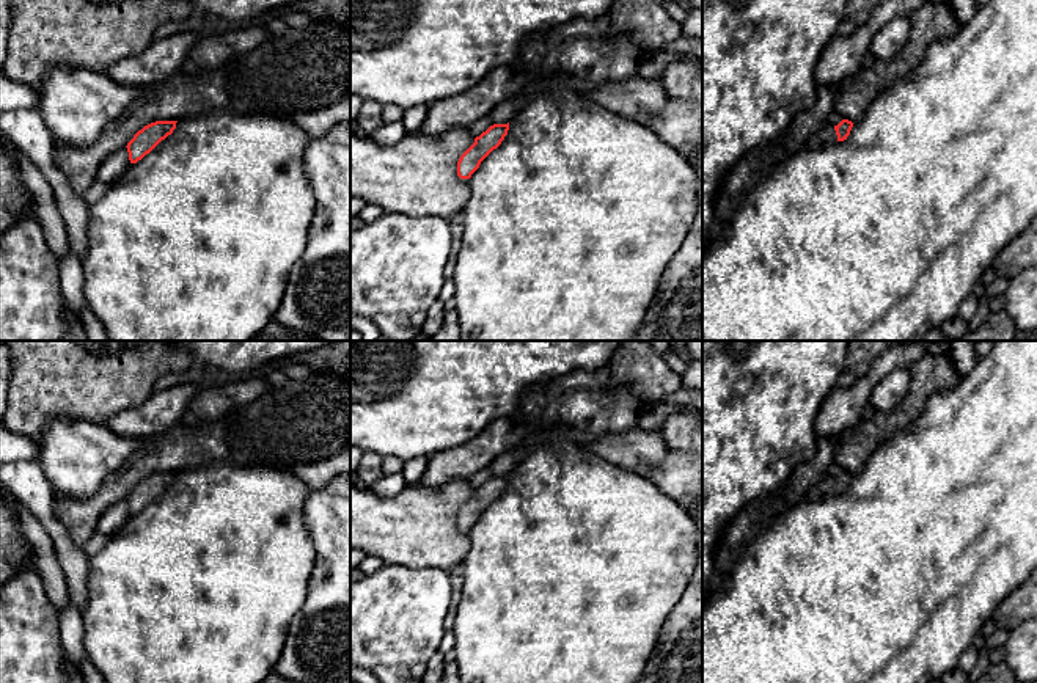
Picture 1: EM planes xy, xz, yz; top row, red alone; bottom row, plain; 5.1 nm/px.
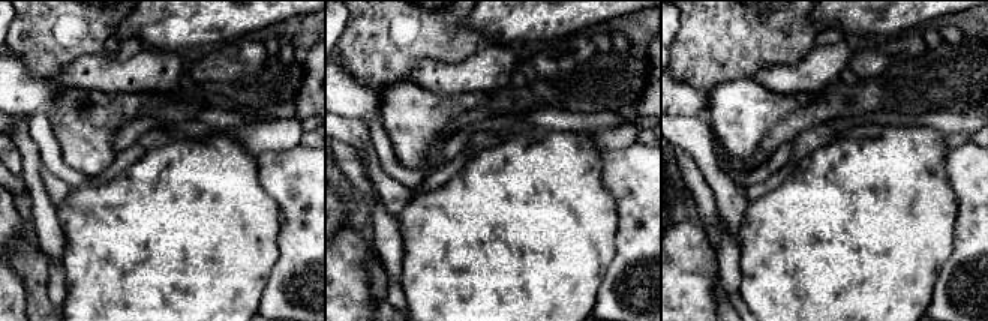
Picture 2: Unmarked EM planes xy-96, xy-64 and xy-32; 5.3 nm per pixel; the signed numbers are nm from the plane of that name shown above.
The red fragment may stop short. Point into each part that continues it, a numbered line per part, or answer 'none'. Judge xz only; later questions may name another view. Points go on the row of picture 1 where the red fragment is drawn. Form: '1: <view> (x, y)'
none

